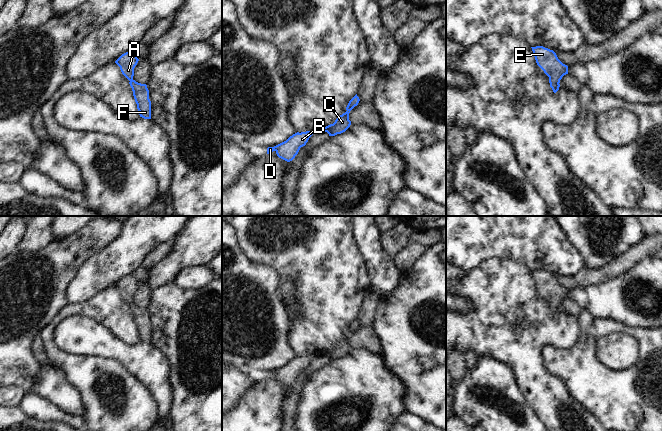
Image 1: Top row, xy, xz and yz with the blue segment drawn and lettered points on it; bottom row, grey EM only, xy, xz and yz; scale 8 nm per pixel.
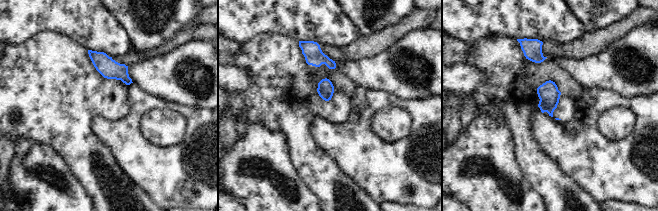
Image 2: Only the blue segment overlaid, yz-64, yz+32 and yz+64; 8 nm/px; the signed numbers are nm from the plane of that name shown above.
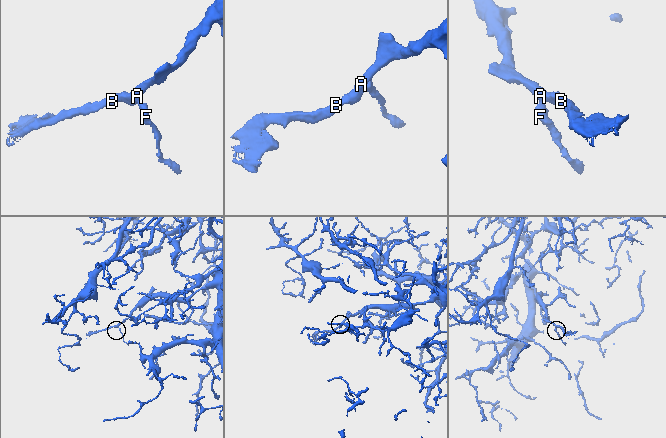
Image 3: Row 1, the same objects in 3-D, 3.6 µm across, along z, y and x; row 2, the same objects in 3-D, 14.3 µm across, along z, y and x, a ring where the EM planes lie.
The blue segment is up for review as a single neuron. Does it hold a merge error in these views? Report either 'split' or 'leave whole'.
leave whole

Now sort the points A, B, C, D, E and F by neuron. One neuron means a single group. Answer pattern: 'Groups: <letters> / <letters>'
Groups: A B C D E F

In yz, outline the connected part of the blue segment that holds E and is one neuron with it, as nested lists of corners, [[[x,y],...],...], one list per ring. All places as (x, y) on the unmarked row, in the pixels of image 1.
[[[543,270],[531,271],[537,289],[549,301],[550,311],[556,317],[560,311],[560,304],[568,298],[568,290],[563,288],[553,274]]]

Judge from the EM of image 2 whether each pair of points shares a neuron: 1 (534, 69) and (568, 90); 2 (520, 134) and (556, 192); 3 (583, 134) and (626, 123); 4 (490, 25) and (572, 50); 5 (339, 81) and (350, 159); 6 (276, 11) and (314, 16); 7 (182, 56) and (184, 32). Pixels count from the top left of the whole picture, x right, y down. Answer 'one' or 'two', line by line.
1: one
2: one
3: two
4: two
5: two
6: one
7: two

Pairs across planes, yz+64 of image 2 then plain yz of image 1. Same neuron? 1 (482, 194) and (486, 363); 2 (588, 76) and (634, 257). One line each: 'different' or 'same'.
1: same
2: different

